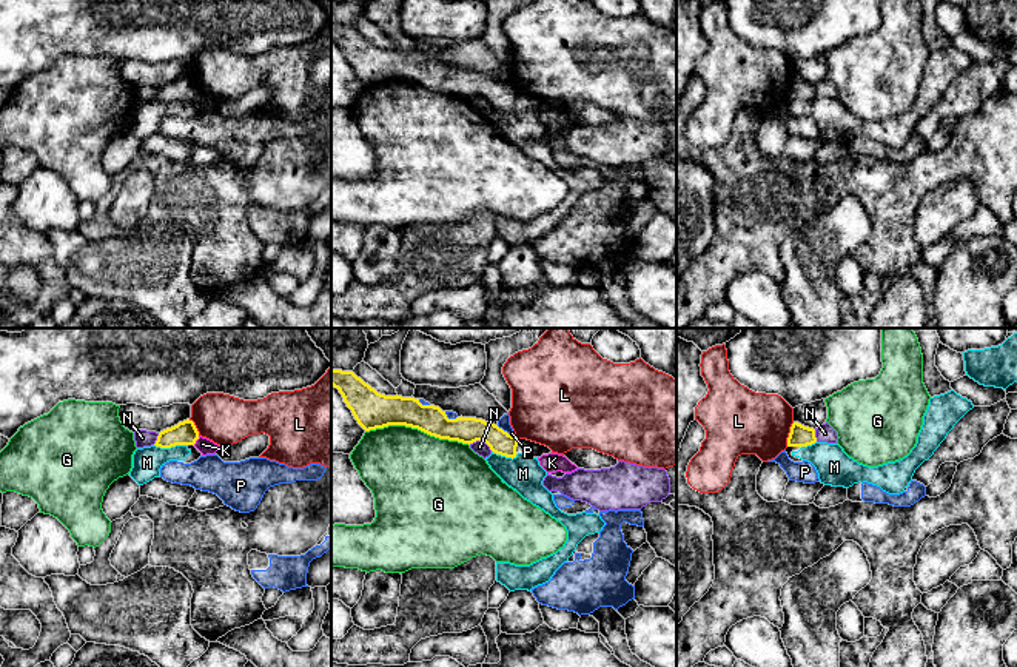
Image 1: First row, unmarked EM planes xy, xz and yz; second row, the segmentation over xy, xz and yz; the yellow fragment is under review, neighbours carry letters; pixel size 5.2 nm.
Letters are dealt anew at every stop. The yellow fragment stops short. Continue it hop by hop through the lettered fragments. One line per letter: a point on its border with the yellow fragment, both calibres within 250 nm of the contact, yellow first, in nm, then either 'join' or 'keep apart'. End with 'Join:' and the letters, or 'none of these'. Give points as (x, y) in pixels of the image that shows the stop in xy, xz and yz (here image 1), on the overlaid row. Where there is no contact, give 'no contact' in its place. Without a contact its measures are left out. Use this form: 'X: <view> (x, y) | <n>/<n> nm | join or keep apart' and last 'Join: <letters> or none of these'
G: xz (418, 429) | 190/460 nm | keep apart
K: xy (196, 439) | 130/80 nm | keep apart
L: yz (789, 435) | 110/340 nm | keep apart
M: xy (170, 447) | 130/160 nm | keep apart
N: xz (481, 439) | 140/70 nm | keep apart
P: xz (506, 432) | 140/60 nm | keep apart
Join: none of these

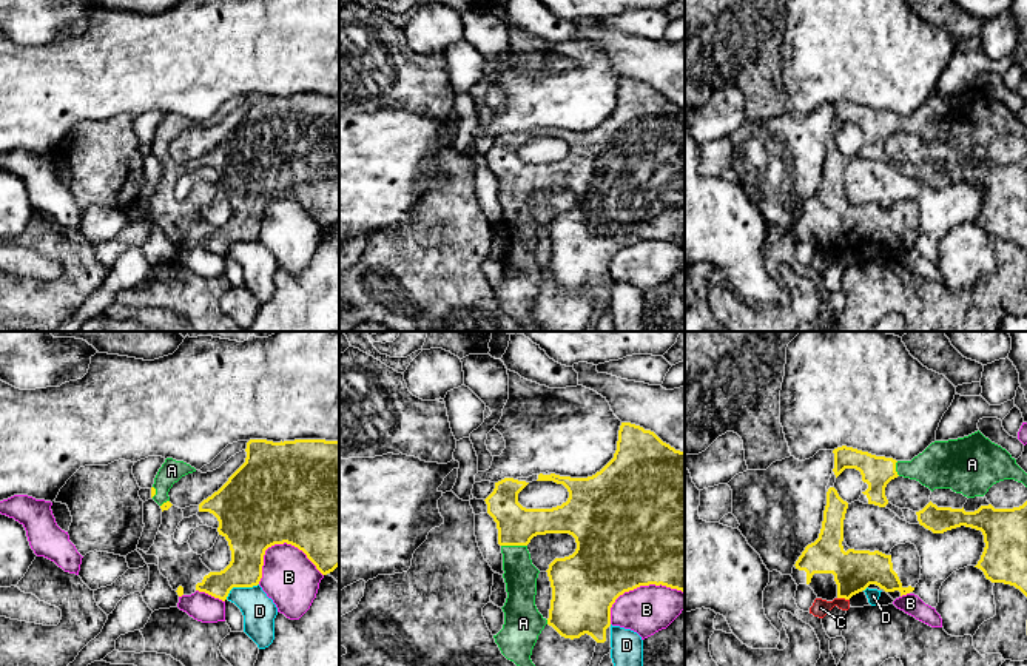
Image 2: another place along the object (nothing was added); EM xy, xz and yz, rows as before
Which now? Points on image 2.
A: xz (514, 544) | 200/180 nm | join
B: xy (279, 543) | 500/280 nm | keep apart
C: yz (844, 597) | 220/90 nm | keep apart
D: xy (239, 586) | 200/170 nm | keep apart
Join: A

